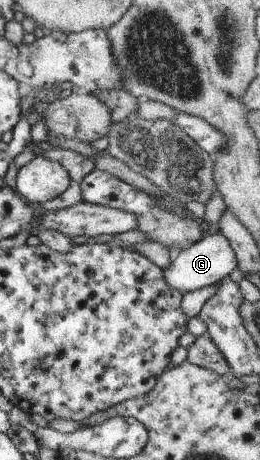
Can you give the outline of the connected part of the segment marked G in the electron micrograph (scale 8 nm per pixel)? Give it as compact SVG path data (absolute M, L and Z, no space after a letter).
M220 232L203 233L202 237L195 243L174 253L170 259L170 264L162 269L162 278L170 288L180 290L180 294L183 295L185 292L195 291L218 283L219 280L228 277L236 267L236 256L234 256L228 240Z

